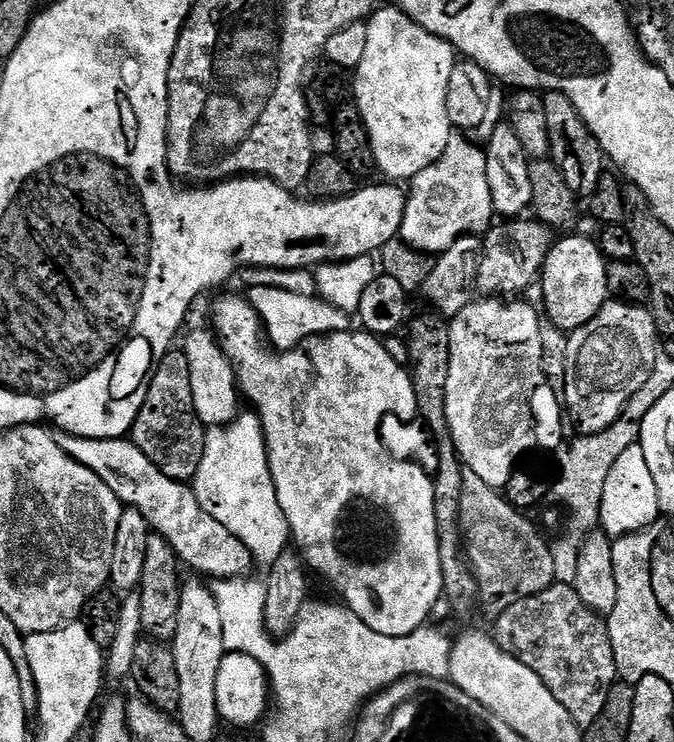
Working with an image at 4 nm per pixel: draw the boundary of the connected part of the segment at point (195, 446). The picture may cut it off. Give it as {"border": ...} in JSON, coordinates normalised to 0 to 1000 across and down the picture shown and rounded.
{"border":[[[257,466],[226,497],[217,542],[211,542],[211,553],[205,553],[193,592],[228,628],[234,628],[234,633],[240,633],[240,639],[246,639],[246,644],[285,650],[294,639],[294,628],[300,628],[304,586],[306,573],[294,563],[294,553],[288,553],[282,488],[276,488],[272,472]]]}

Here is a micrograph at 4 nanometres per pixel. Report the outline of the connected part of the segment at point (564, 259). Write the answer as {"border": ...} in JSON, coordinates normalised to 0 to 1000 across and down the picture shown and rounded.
{"border":[[[847,315],[838,323],[826,322],[818,334],[818,344],[809,349],[804,365],[804,379],[809,388],[812,430],[819,431],[825,442],[832,442],[837,450],[847,450],[856,442],[869,439],[893,418],[893,412],[904,408],[902,381],[899,380],[899,364],[902,352],[890,340],[889,327],[883,322],[872,322],[856,315]]]}

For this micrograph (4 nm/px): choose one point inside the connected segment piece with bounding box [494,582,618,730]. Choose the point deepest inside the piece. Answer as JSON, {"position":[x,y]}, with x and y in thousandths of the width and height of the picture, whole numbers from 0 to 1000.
{"position":[843,869]}

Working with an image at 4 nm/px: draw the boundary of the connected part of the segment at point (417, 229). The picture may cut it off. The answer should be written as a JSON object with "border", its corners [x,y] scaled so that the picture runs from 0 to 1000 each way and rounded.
{"border":[[[672,181],[662,202],[656,202],[656,213],[608,244],[592,322],[622,340],[651,342],[685,318],[721,314],[733,302],[723,217],[711,193],[700,193],[688,181]]]}

